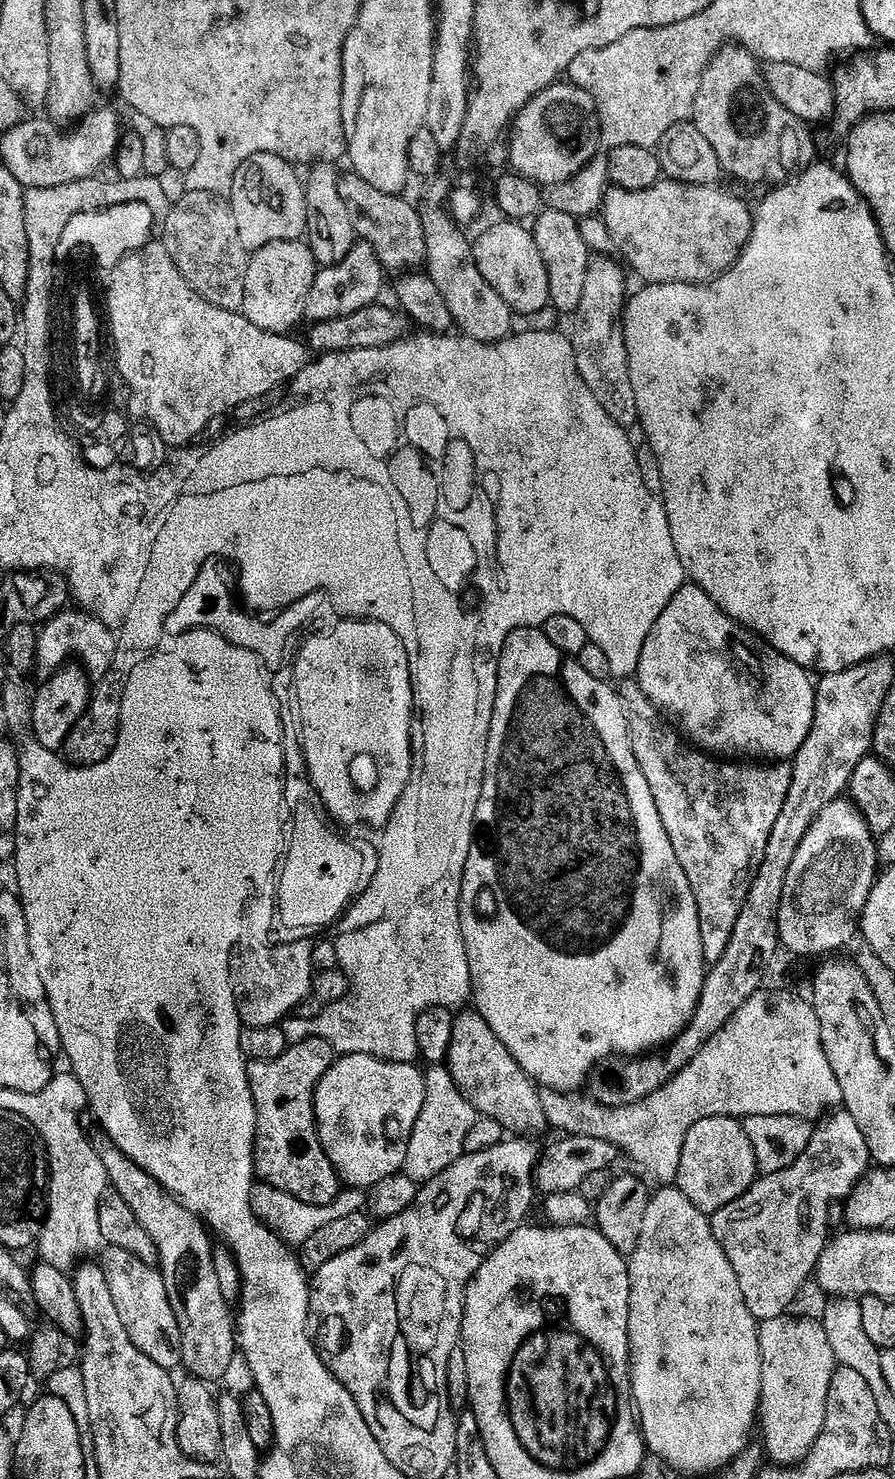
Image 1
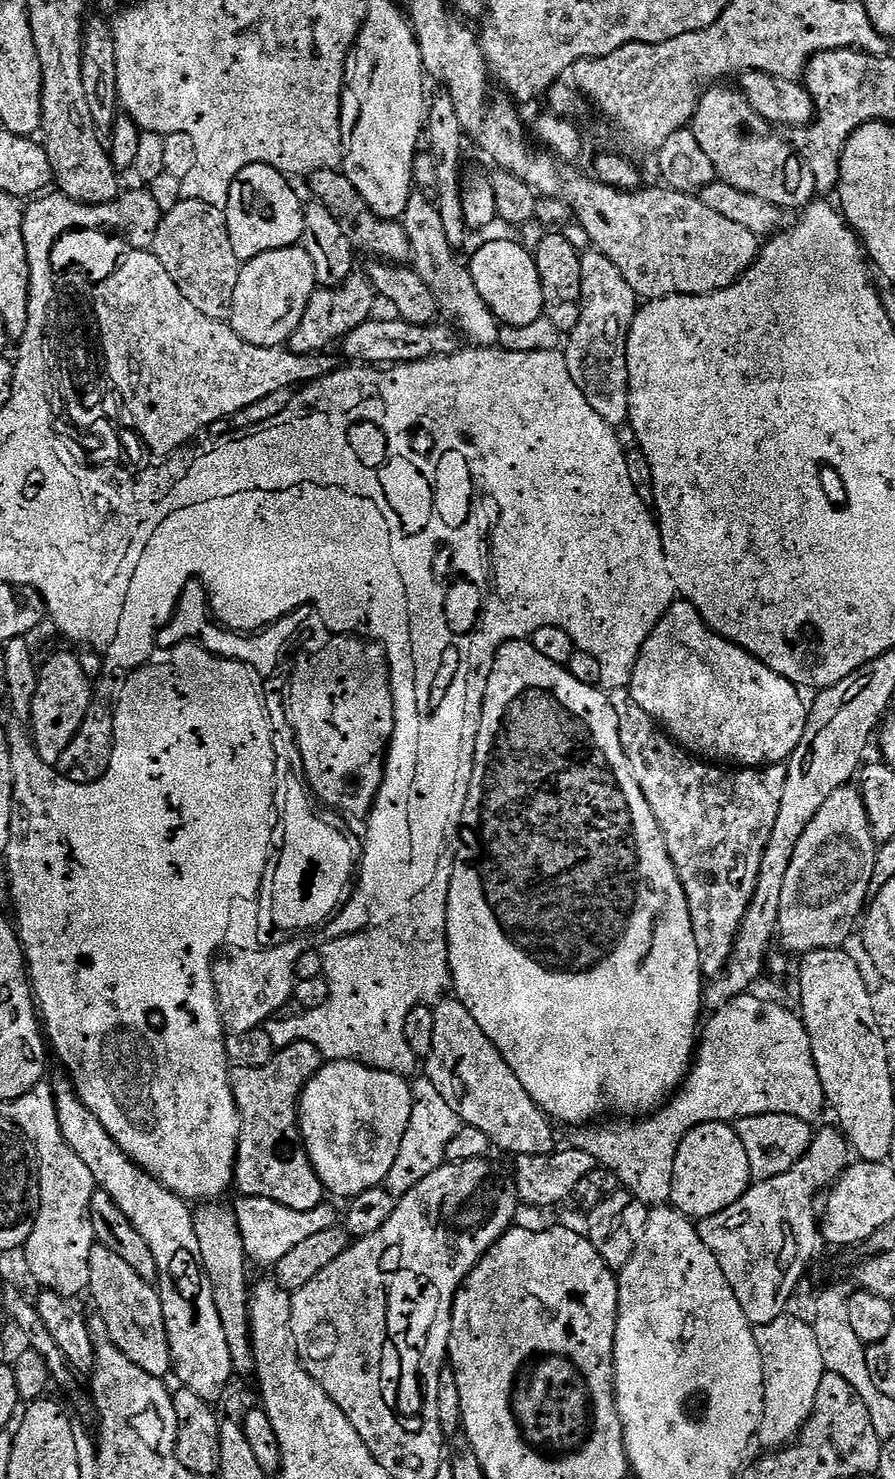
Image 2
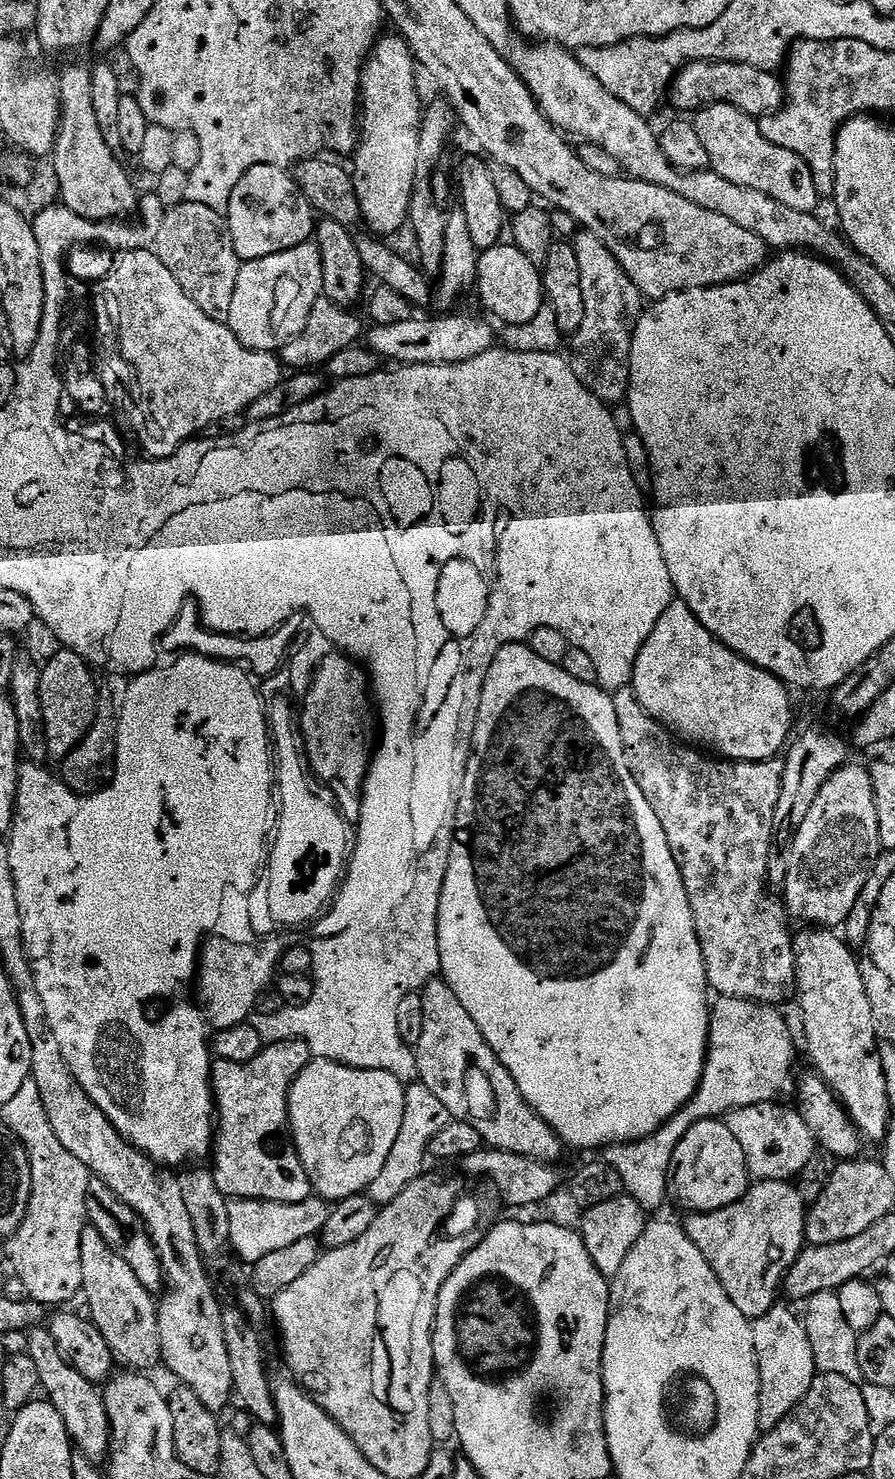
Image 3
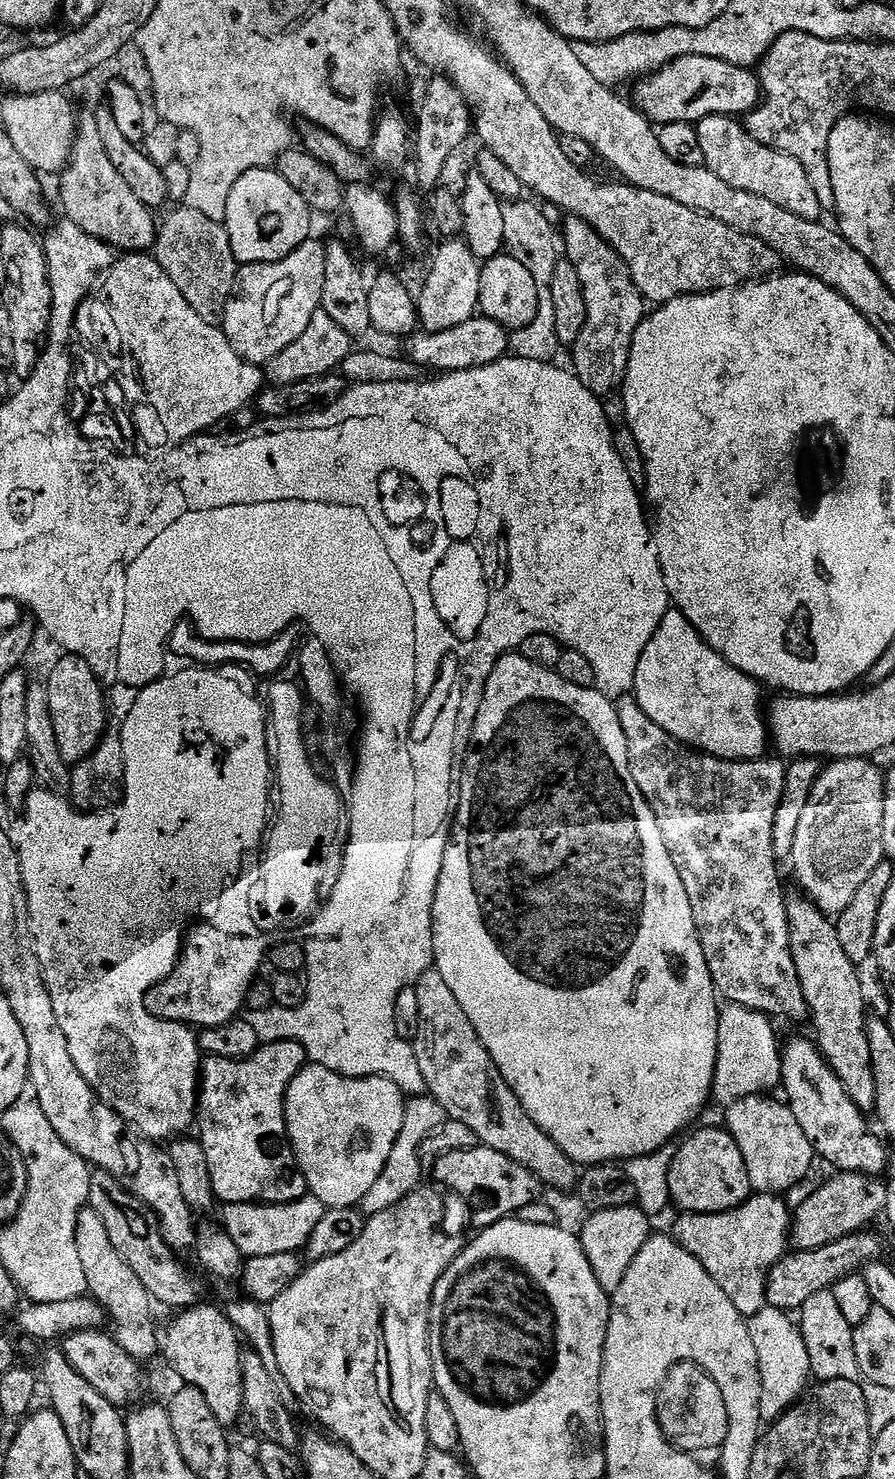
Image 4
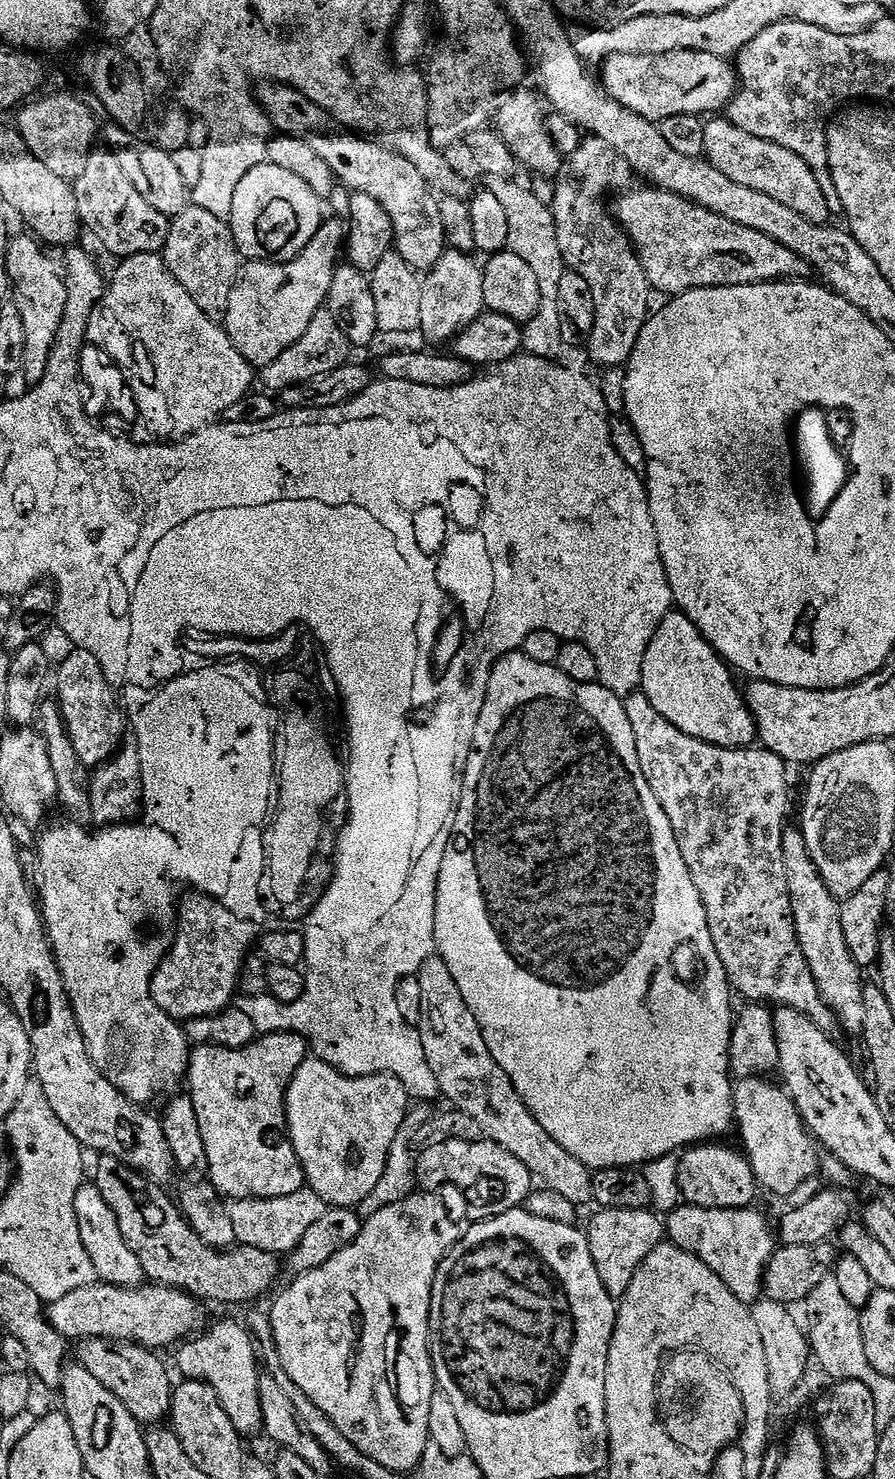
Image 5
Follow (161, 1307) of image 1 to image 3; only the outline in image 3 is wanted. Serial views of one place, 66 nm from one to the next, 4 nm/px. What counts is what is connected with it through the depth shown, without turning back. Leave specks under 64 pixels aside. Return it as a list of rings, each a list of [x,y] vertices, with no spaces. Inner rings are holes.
[[[91,1226],[85,1227],[82,1234],[82,1282],[84,1283],[83,1299],[88,1299],[87,1315],[92,1323],[98,1326],[102,1338],[106,1338],[112,1355],[116,1357],[117,1361],[121,1365],[124,1364],[123,1367],[128,1370],[148,1370],[144,1368],[159,1365],[161,1359],[158,1314],[156,1313],[157,1301],[154,1299],[153,1293],[148,1292],[146,1286],[142,1286],[142,1282],[138,1282],[138,1278],[134,1278],[134,1270],[130,1270],[130,1266],[126,1266],[126,1262],[122,1262],[122,1258],[118,1258],[118,1254],[114,1254],[114,1250],[110,1250],[106,1238],[102,1238],[102,1234],[98,1234],[98,1230]]]

